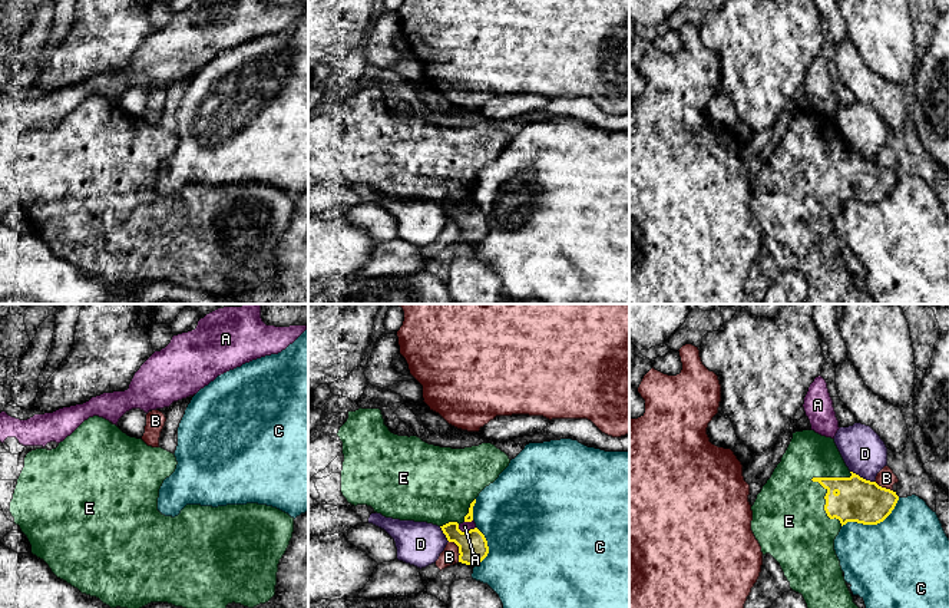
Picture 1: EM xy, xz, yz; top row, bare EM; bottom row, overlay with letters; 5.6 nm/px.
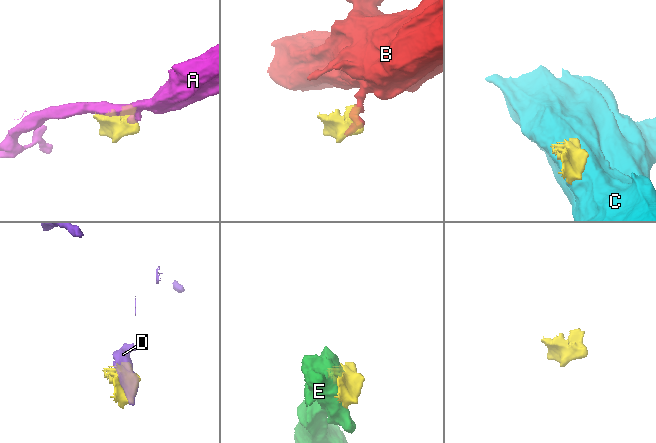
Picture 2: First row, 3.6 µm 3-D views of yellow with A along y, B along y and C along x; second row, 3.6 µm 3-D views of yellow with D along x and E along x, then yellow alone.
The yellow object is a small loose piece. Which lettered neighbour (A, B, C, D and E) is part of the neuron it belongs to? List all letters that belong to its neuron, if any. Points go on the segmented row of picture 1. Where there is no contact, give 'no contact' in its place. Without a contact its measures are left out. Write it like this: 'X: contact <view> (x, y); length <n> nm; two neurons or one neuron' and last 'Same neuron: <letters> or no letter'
A: contact xz (468, 531); length 110 nm; two neurons
B: contact xz (459, 549); length 130 nm; two neurons
C: contact yz (873, 524); length 360 nm; two neurons
D: contact yz (862, 478); length 150 nm; two neurons
E: contact yz (826, 502); length 320 nm; one neuron
Same neuron: E

